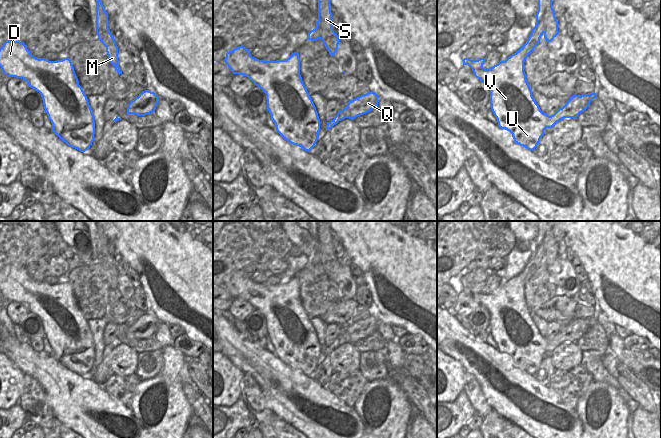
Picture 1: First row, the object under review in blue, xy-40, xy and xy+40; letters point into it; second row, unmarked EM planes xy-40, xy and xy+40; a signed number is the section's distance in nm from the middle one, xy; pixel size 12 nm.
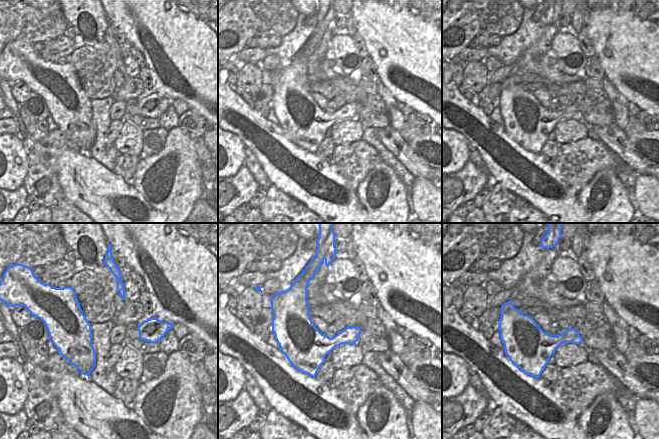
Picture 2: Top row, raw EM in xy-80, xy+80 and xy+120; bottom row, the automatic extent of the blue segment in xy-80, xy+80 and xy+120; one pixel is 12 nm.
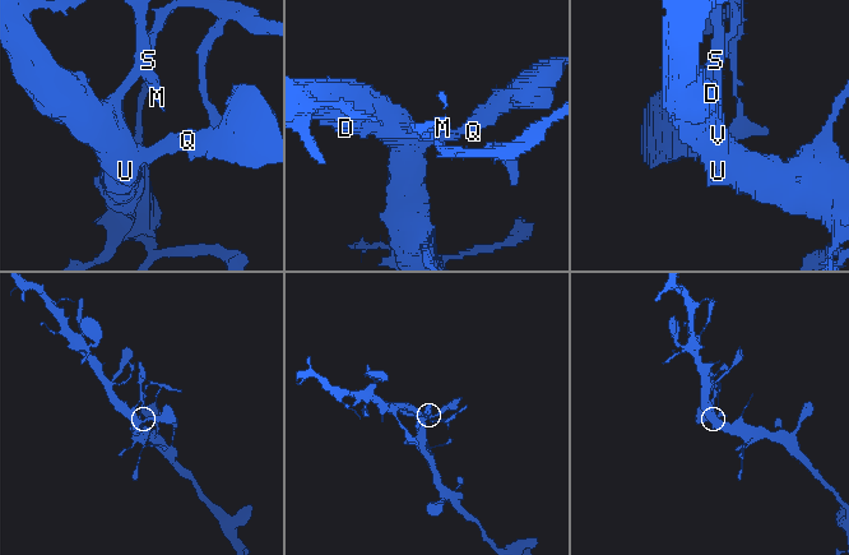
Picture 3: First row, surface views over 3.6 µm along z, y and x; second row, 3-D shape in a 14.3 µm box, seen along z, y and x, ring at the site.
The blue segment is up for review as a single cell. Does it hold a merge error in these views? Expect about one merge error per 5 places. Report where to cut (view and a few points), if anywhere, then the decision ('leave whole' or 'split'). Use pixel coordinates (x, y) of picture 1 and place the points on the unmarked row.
cut xy+40 (513, 278), (525, 282); split

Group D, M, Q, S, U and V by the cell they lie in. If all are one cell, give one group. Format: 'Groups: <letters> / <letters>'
Groups: D Q U V / M S

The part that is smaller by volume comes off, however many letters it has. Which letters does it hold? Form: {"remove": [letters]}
{"remove": ["M", "S"]}

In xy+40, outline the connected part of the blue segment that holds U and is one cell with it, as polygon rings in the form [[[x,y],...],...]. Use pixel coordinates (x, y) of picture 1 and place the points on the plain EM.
[[[512,278],[505,285],[500,285],[489,293],[485,293],[483,288],[485,282],[471,284],[463,283],[463,289],[468,289],[476,302],[480,306],[485,306],[490,313],[491,334],[497,343],[498,351],[505,353],[512,358],[514,366],[533,375],[544,359],[546,352],[552,352],[557,346],[564,342],[577,342],[580,337],[588,332],[591,325],[596,322],[596,317],[574,318],[567,327],[559,332],[553,339],[543,337],[532,320],[532,314],[527,306],[524,296],[525,281],[516,281]]]

